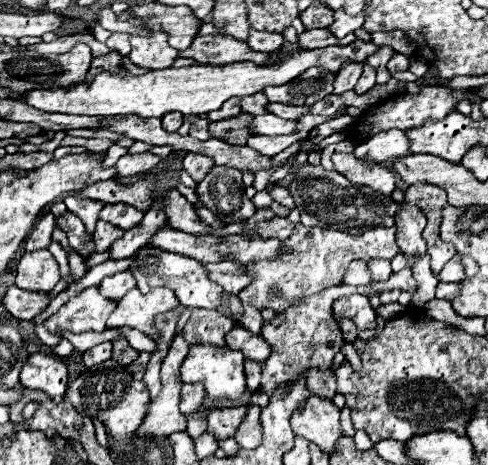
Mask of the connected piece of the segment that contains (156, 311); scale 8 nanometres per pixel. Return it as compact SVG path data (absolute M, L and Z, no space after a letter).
M138 288L130 290L122 300L118 300L116 310L110 316L110 322L106 322L108 328L128 326L144 332L148 338L160 338L158 328L154 326L156 316L164 312L172 312L180 308L178 298L168 288L154 288L148 294L142 294Z

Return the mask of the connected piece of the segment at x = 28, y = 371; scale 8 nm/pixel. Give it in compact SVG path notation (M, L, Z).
M32 354L20 372L20 384L44 390L54 402L62 402L68 388L68 368L52 354Z

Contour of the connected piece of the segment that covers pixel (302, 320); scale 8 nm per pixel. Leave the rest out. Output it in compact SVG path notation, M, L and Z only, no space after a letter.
M410 266L402 268L400 272L394 272L386 282L376 282L372 286L340 284L340 286L334 286L334 288L326 288L326 290L314 294L314 296L302 298L300 302L292 304L284 312L276 314L274 320L264 322L262 336L264 336L264 340L270 342L272 354L262 364L260 390L264 390L268 396L272 396L276 388L290 386L294 380L298 380L302 374L306 374L312 368L316 368L316 370L330 368L334 354L344 344L342 332L338 330L338 322L332 316L332 304L342 296L351 296L353 294L364 294L364 296L374 296L376 294L376 296L380 296L384 290L390 290L390 288L398 288L398 290L406 290L406 292L416 290L416 280L412 276Z

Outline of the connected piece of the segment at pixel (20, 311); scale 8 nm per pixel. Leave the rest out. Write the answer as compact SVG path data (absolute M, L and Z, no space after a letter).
M10 286L2 298L6 312L18 320L32 320L48 306L48 302L48 294L30 294L26 290L20 290L18 286Z

